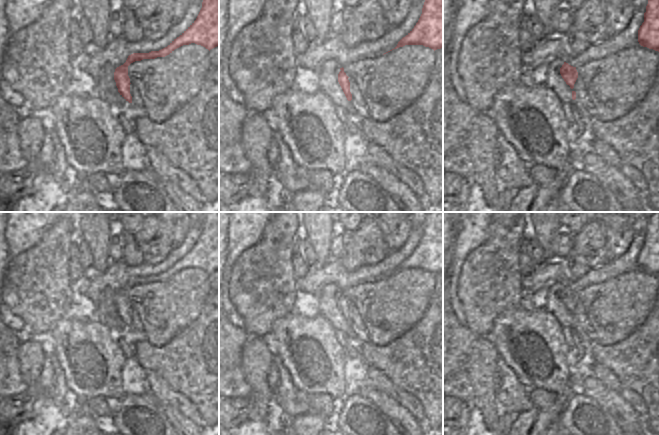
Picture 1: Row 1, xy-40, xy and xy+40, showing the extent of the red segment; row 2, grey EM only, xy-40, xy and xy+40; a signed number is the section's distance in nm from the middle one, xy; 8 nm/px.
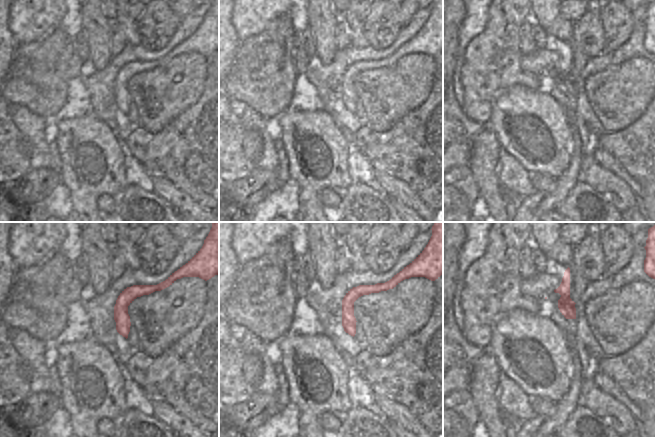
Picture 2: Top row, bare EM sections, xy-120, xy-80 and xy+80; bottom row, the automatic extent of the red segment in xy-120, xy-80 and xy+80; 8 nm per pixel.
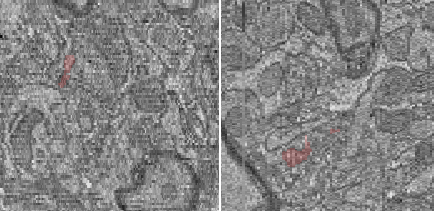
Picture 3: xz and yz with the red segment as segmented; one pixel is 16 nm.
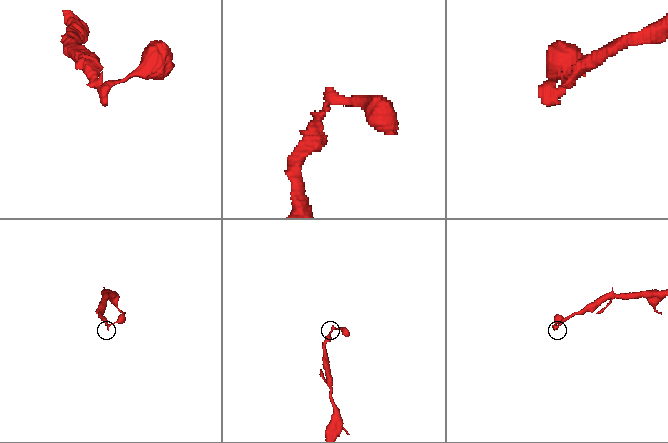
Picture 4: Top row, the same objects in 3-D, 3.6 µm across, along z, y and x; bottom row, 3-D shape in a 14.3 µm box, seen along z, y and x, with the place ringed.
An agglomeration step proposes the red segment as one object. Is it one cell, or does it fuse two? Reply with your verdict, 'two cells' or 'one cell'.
one cell

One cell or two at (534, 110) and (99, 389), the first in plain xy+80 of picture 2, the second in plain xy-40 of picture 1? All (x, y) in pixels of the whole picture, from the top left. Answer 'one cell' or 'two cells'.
one cell

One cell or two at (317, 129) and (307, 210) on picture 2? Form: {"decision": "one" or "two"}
{"decision": "one"}

